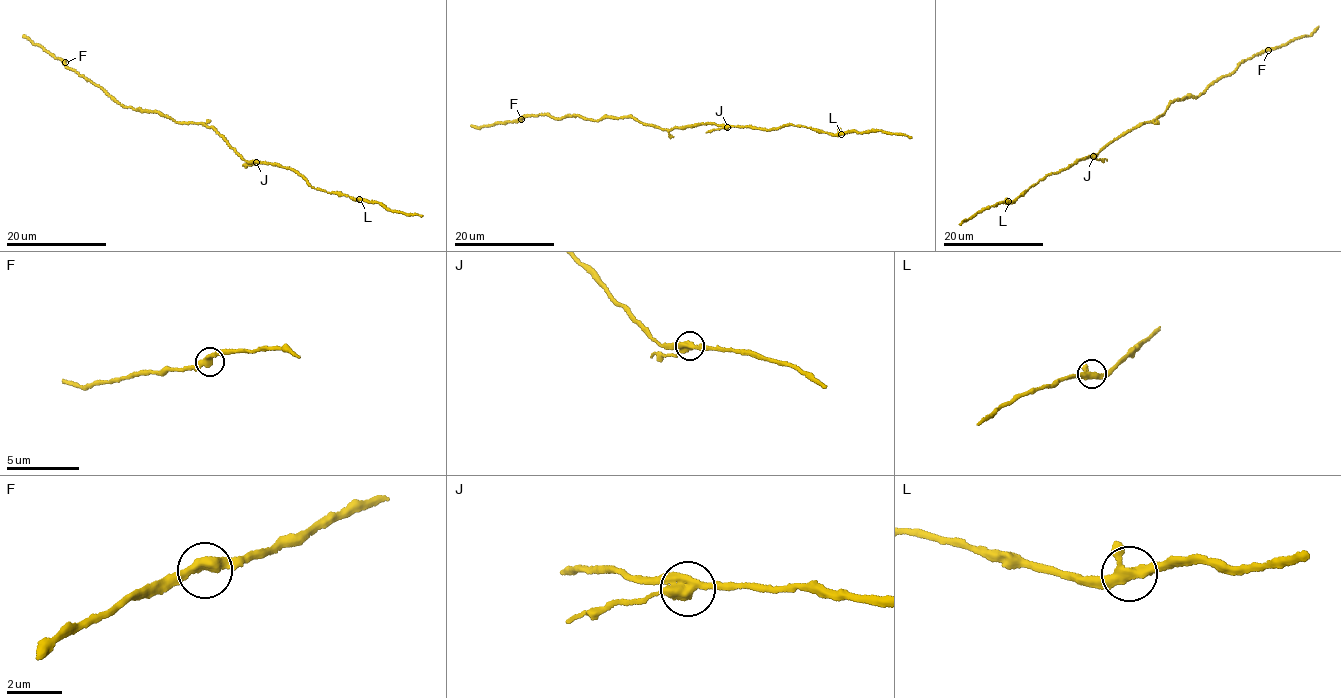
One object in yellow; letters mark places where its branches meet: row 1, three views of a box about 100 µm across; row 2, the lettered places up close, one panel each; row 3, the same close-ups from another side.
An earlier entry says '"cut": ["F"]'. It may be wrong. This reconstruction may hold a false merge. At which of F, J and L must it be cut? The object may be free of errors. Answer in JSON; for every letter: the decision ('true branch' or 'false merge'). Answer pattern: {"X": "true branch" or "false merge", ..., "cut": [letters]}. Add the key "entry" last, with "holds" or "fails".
{"F": "true branch", "J": "false merge", "L": "true branch", "cut": ["J"], "entry": "fails"}

